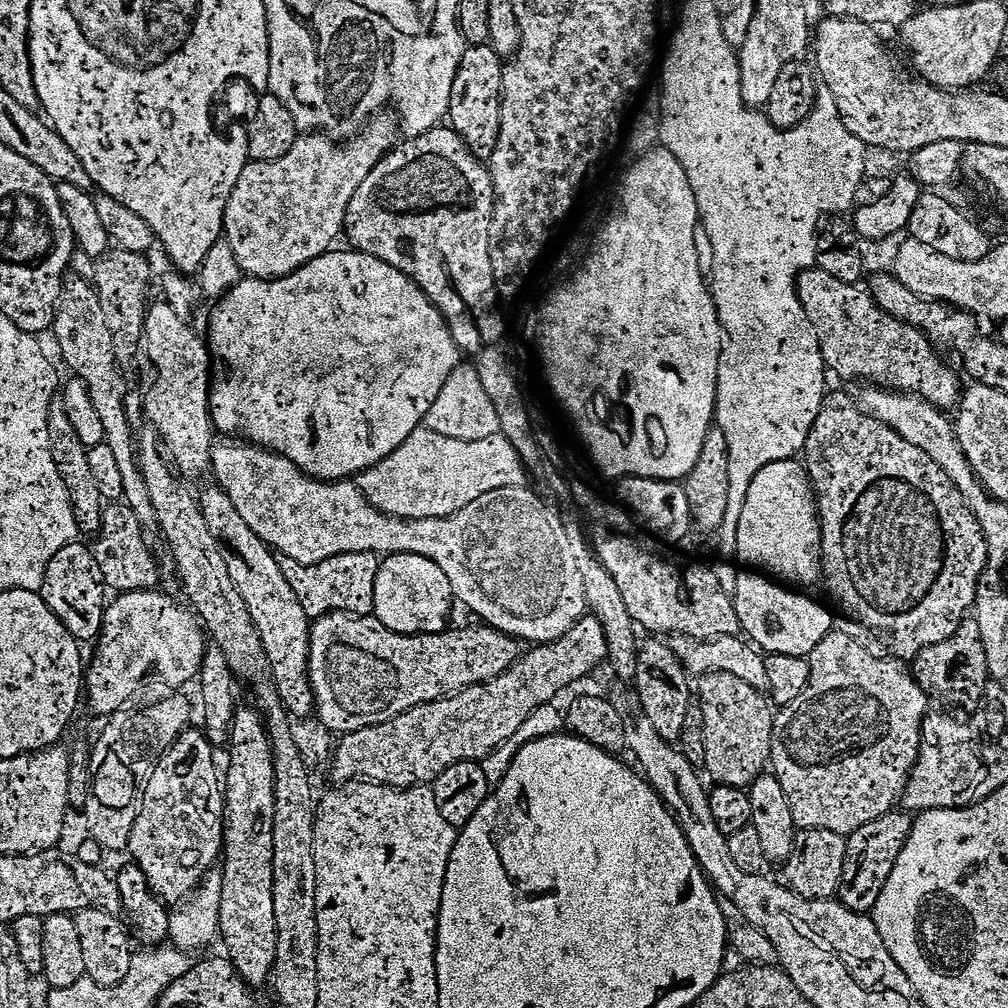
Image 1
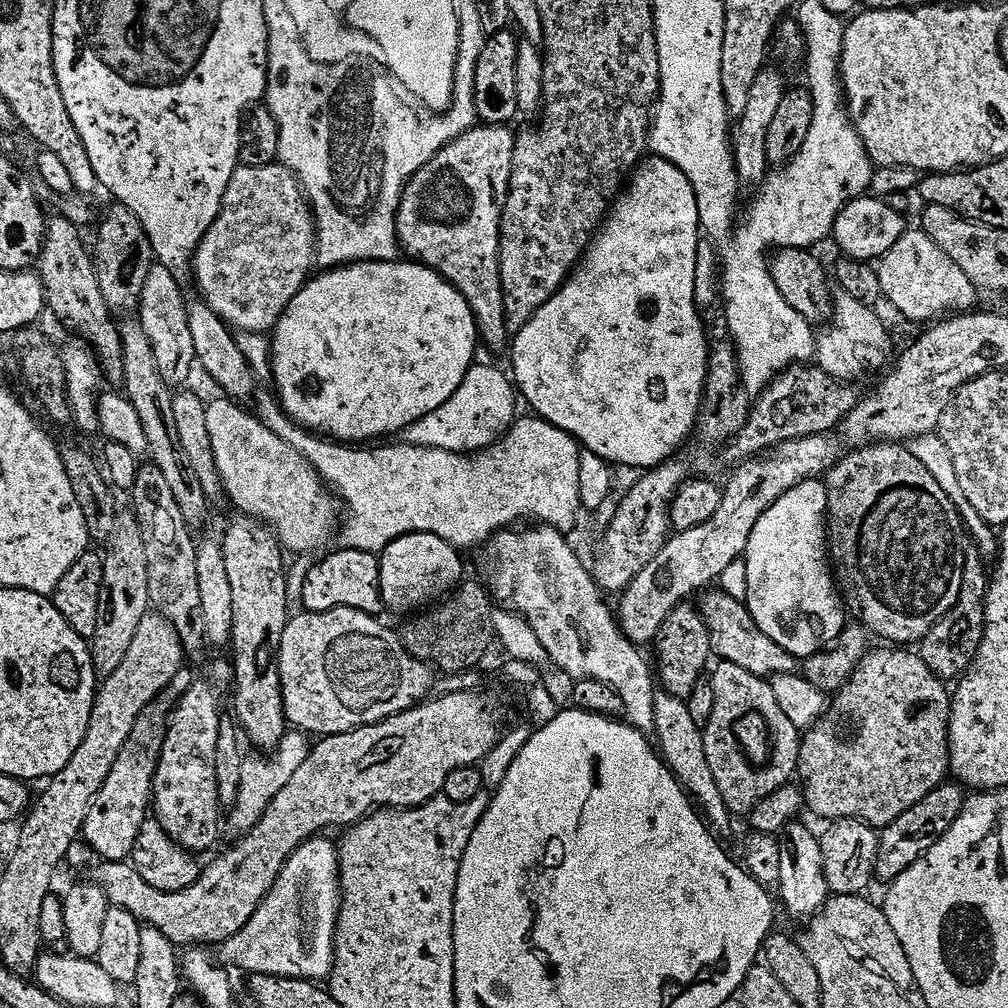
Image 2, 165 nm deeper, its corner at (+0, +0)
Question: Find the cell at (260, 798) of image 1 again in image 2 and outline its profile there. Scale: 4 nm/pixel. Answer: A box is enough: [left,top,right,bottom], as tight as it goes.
[222,515,290,754]

